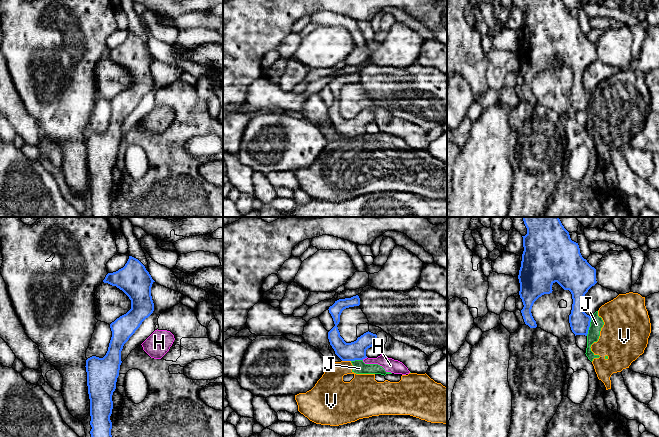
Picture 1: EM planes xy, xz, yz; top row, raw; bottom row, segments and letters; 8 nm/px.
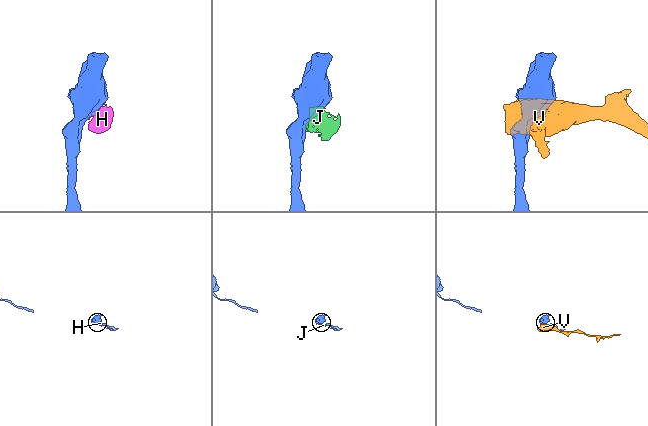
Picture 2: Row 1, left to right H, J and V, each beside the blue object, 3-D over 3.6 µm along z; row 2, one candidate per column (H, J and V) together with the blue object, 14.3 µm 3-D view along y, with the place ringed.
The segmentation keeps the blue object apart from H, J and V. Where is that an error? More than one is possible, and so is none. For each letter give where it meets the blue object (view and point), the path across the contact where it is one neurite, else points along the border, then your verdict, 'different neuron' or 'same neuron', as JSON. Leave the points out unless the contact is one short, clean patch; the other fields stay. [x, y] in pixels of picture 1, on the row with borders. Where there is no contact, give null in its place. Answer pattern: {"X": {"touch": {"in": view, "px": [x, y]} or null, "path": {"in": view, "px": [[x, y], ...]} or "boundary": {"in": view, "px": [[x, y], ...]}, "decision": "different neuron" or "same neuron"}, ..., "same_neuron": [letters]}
{"H": {"touch": {"in": "xz", "px": [364, 358]}, "boundary": {"in": "xz", "px": [[367, 357], [362, 359]]}, "decision": "different neuron"}, "J": {"touch": {"in": "yz", "px": [589, 326]}, "boundary": {"in": "yz", "px": [[591, 316], [586, 335]]}, "decision": "different neuron"}, "V": {"touch": {"in": "xz", "px": [346, 360]}, "boundary": {"in": "xz", "px": [[342, 360], [350, 361]]}, "decision": "different neuron"}, "same_neuron": []}

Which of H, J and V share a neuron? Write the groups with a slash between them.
H J V

